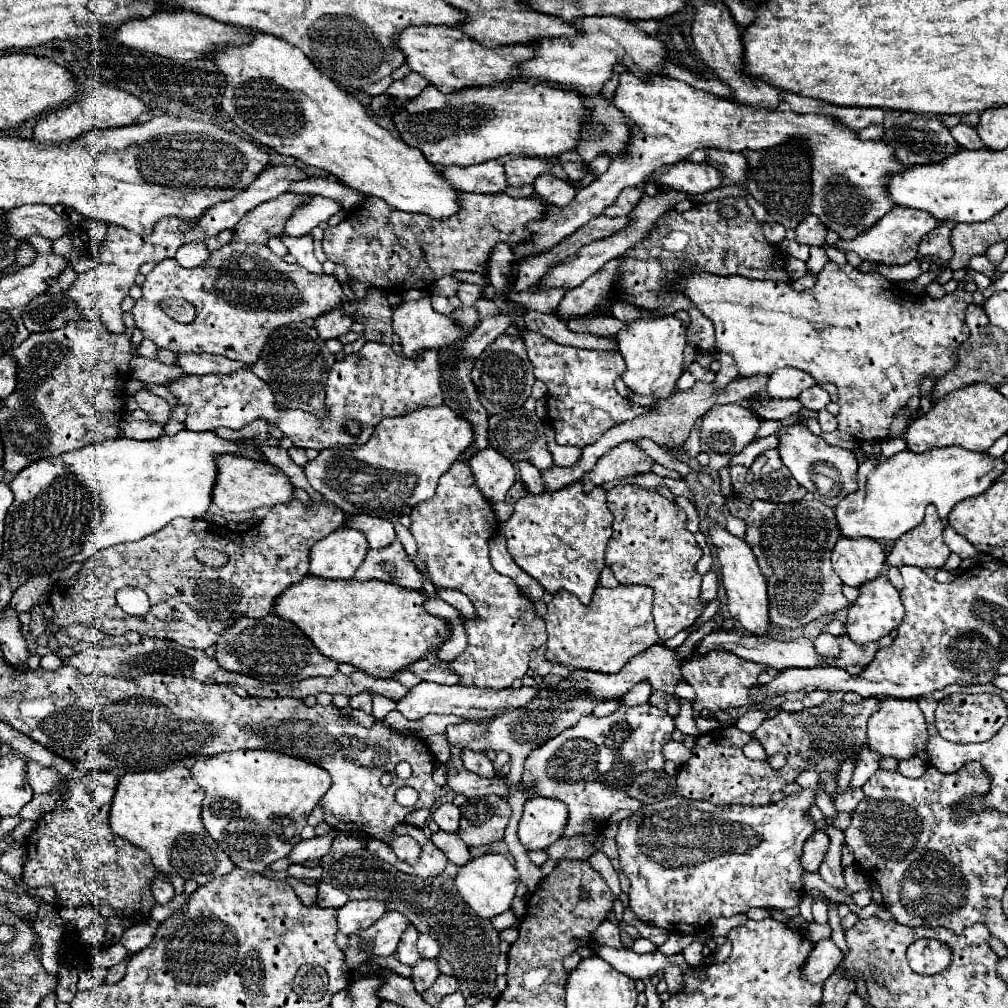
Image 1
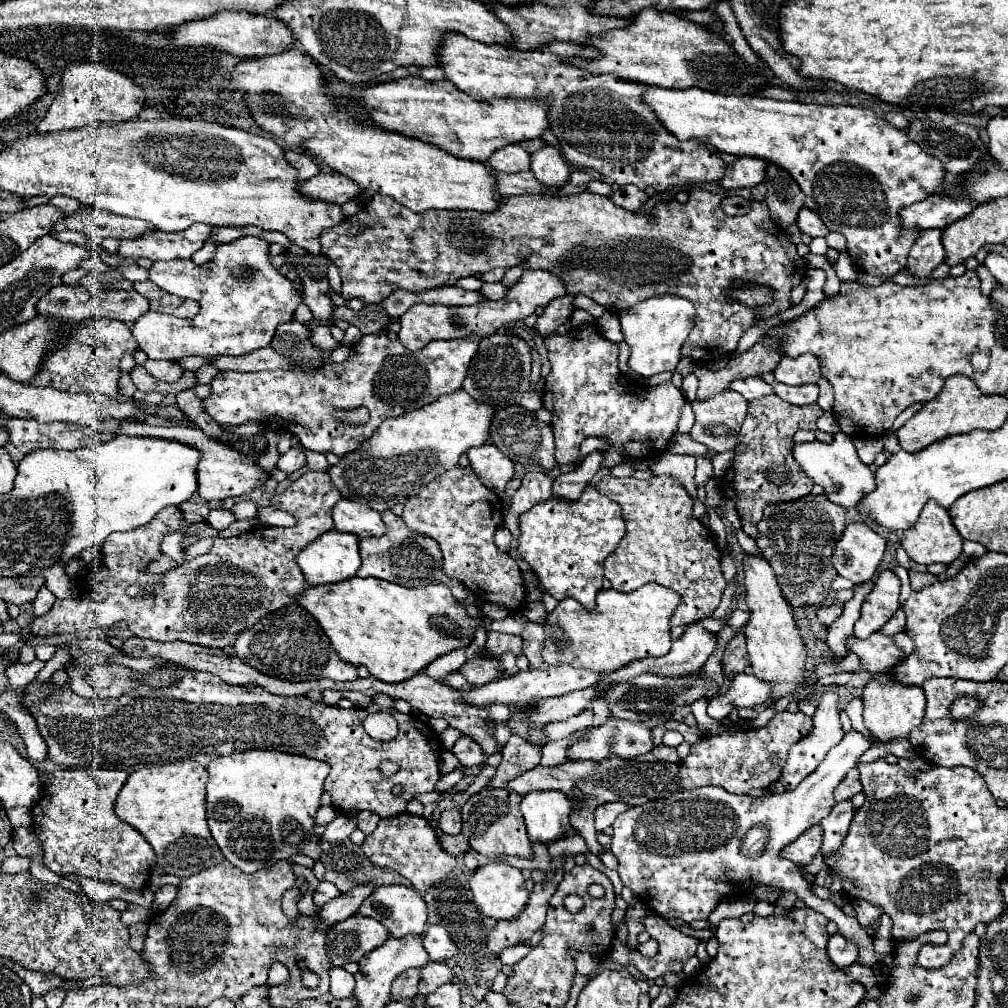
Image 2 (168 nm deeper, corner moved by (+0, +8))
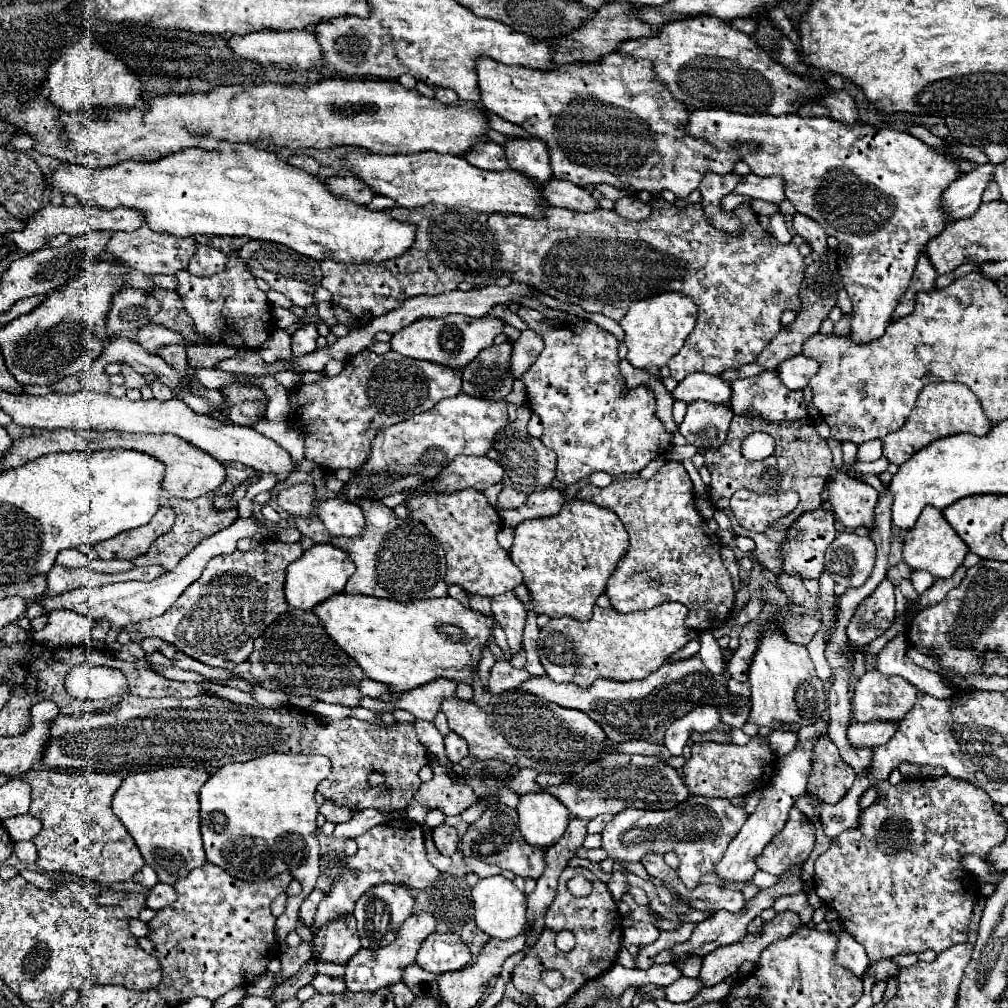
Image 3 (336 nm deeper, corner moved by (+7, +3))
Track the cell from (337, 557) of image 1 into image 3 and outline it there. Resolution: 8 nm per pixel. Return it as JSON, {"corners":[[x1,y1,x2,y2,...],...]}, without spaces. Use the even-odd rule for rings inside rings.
{"corners":[[314,545,300,559,288,565,286,569,286,585,284,595,290,607,312,611,316,605,324,603,328,597,342,593,346,581,354,573,354,563,348,559,348,555,332,545]]}

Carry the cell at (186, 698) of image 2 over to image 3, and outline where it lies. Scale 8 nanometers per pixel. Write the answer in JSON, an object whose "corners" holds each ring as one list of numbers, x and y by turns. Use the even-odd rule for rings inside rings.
{"corners":[[132,695,130,699,122,699,116,707,104,713,94,715,58,715,50,727,50,741,44,751,42,763,50,769,86,769,98,773,114,773,114,771,150,771,168,765,212,765,222,767,226,763,244,763,256,759,264,753,304,753,304,755,326,755,332,761,330,775,320,781,318,791,324,799,344,805,350,811,362,811,366,807,374,807,378,811,400,811,406,809,420,787,418,771,428,763,428,751,416,737,416,729,410,723,398,723,394,727,376,727,372,723,364,723,360,719,348,717,342,721,334,721,328,725,320,725,308,719,306,711,296,709,268,709,268,711,254,711,240,707,228,699,216,695,198,695,192,699,142,699],[376,771,382,773,386,779,382,785,372,787,368,783,368,775]]}

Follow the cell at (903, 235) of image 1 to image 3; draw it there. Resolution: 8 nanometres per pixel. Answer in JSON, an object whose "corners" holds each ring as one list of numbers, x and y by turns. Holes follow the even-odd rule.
{"corners":[[992,163,980,165,970,173,964,173,958,177,942,195,942,205,948,209,952,221,970,217,978,211,982,193,986,185,994,179,994,167]]}

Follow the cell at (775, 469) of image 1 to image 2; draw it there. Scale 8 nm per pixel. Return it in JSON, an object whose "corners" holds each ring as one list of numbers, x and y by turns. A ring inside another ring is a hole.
{"corners":[[767,396,757,398,755,402,749,402,747,418,739,432,739,442,735,448,735,458,731,466,727,468,723,482,721,482,721,494,725,498,731,498,737,506,743,530,757,538,757,522,761,520,763,508,769,502,789,502,803,498,811,492,813,482,807,478,807,474,799,468,799,464,793,460,791,446,793,446,793,434,799,428,815,430,815,438,823,442,831,442,833,436,827,432,821,432,817,428,817,418,823,414,823,410,817,404,811,406,795,406,779,396]]}

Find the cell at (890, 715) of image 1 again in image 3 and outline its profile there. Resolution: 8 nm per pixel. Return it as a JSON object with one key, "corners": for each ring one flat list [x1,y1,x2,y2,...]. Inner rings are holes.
{"corners":[[868,669,854,687,854,719,866,721,902,721,916,703,916,687,902,677,884,677]]}

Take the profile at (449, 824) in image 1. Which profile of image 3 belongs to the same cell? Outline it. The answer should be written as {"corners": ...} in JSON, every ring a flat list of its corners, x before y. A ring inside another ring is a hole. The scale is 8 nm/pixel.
{"corners":[[446,823,440,825,440,827,436,827,436,829,432,831,432,839,434,839,436,849,438,849,442,855,446,855,446,857,452,857,452,855,458,851,460,837,458,837,456,829,450,827,450,825,446,825]]}

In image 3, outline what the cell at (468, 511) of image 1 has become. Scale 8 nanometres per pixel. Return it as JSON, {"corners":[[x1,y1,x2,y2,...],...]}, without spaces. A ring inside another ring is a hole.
{"corners":[[464,489,452,495,412,497,406,505,410,507,410,517,422,521,432,535,440,539,446,551,448,571,444,579,448,585,458,585,472,595,494,597,512,591,522,583,520,569,512,565,508,553,496,541,496,533,502,529,502,519,480,491]]}

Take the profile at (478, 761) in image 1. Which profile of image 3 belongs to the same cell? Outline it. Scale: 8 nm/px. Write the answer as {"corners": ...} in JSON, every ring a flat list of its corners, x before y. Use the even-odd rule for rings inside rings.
{"corners":[[448,733,444,737,444,745,446,745,446,755,452,763,458,763,460,759,464,759,468,755,468,745,456,733]]}

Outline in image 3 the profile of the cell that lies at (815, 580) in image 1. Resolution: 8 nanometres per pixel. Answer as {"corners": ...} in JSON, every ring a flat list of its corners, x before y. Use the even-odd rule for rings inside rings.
{"corners":[[824,509,804,513,788,531,788,541,784,543,784,571,788,575,818,579,824,569,824,553,828,545,834,541,834,537,836,537,836,527,832,513]]}

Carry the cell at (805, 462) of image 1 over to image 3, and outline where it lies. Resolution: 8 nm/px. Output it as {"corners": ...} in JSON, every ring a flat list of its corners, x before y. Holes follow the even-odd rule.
{"corners":[[842,469,836,473,834,481,828,487,828,501,834,505,834,513,842,521,842,525,850,529,866,527,868,531,872,531,878,493,870,485,846,475]]}

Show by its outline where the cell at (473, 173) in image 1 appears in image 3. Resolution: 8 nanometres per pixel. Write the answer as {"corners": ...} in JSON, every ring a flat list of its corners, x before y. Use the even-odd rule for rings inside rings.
{"corners":[[550,179,542,187,542,197,552,207,564,207,564,209,582,211,582,213,598,209,598,201,586,189,580,189,574,183,568,183,568,181]]}

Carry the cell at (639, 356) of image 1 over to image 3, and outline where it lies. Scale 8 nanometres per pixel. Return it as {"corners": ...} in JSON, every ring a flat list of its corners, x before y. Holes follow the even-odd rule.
{"corners":[[666,291,632,303,628,313,620,321,626,333,624,343,628,347,628,361,638,369,644,369,646,365,664,367,682,349,684,341,694,331,696,319,698,307,688,295,680,295,678,291]]}

